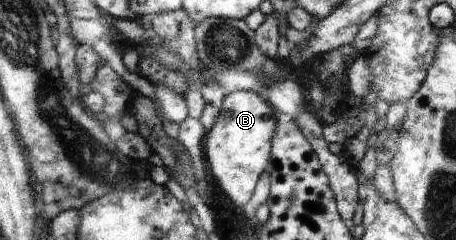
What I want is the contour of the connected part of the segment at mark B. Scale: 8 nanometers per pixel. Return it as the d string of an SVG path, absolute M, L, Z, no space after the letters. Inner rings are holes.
M234 90L223 99L220 115L205 138L205 157L210 163L214 183L237 208L248 203L266 163L271 161L270 141L274 143L276 129L274 111L258 92Z

